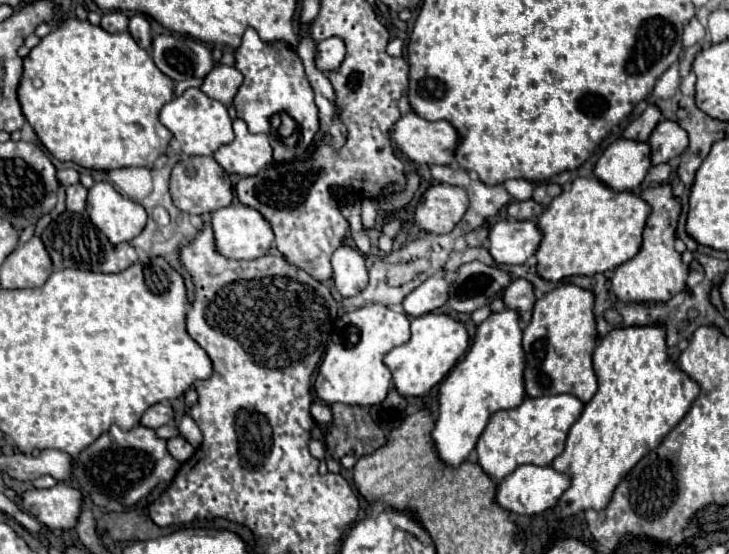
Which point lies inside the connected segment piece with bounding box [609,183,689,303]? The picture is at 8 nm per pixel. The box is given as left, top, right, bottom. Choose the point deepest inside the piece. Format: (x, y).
(657, 273)

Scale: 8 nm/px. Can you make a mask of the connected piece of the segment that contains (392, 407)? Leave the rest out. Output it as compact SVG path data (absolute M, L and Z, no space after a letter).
M395 387L389 389L389 395L385 397L383 403L373 405L371 407L371 417L373 421L383 429L383 431L393 431L397 429L397 425L401 425L401 421L405 419L405 407L407 401L403 395L397 393Z

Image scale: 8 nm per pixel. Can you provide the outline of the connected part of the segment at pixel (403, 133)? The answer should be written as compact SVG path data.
M413 111L401 115L389 131L391 141L405 159L427 165L447 165L453 161L457 131L447 121L427 121Z

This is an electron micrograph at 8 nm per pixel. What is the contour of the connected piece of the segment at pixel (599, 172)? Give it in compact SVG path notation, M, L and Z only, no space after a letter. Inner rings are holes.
M637 139L613 141L595 165L593 175L613 191L635 189L651 167L649 143Z

